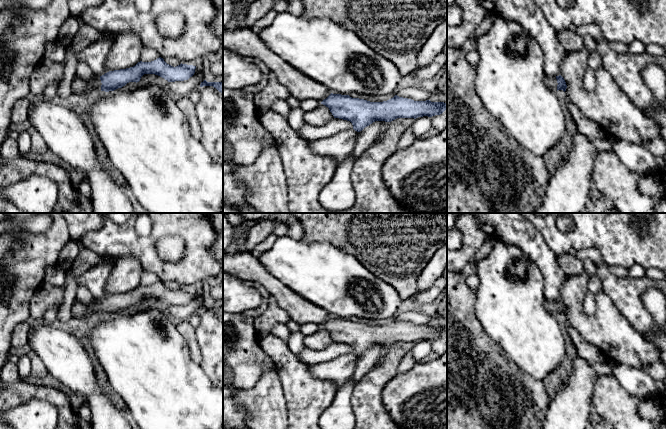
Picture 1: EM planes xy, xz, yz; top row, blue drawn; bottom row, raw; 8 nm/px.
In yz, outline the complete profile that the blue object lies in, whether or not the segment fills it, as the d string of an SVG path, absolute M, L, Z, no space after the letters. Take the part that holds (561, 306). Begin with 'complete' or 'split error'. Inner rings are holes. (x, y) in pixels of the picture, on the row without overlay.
split error; M546 299L545 308L550 313L555 314L555 315L563 314L565 316L567 312L566 306L561 299L556 300L556 301Z

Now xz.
split error; M249 252L223 256L223 272L242 281L260 283L288 313L291 321L299 325L319 325L329 332L334 342L350 345L357 356L375 345L391 346L397 342L432 341L447 333L447 327L444 326L414 325L397 319L387 325L370 326L349 319L333 318L324 309L303 299L271 276Z

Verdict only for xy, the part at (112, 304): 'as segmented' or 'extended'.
extended

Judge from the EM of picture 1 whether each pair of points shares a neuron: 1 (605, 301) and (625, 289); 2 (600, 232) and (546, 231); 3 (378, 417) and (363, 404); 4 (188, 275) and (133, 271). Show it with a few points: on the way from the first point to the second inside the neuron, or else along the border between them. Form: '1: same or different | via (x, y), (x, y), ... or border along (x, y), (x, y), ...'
1: different | border along (602, 291), (624, 316)
2: same | via (587, 232), (580, 237), (559, 237)
3: same | via (374, 415), (367, 408)
4: different | border along (125, 255), (135, 255), (144, 270)

